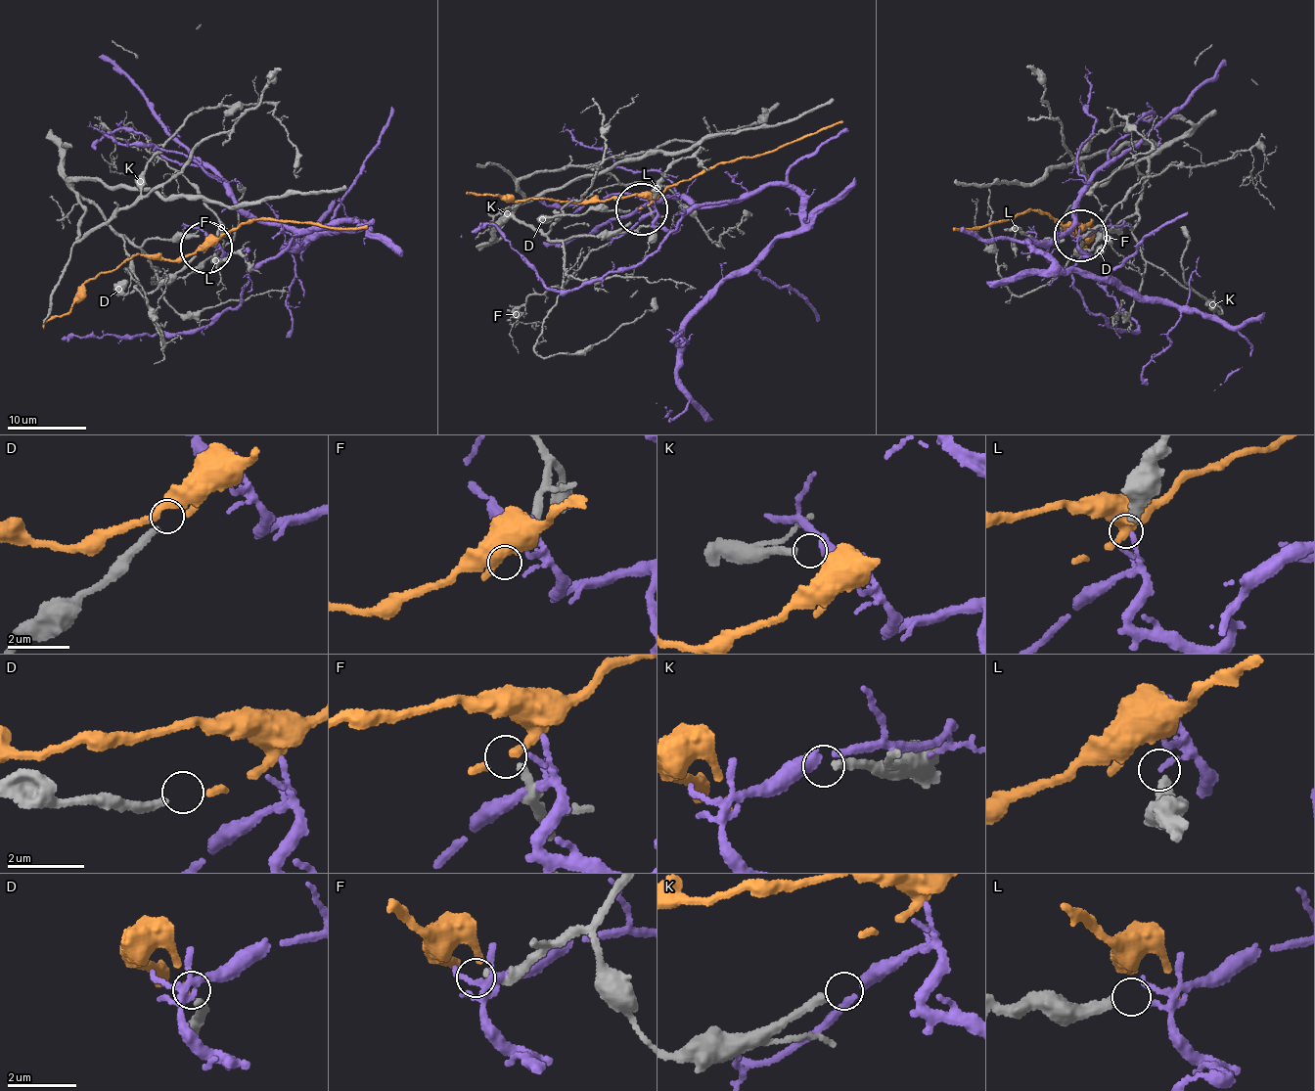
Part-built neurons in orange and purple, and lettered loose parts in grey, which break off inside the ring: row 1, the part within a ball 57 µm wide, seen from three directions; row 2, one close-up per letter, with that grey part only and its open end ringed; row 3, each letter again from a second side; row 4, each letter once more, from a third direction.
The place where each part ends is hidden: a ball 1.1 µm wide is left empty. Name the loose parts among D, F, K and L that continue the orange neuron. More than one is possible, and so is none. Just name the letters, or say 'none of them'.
D

